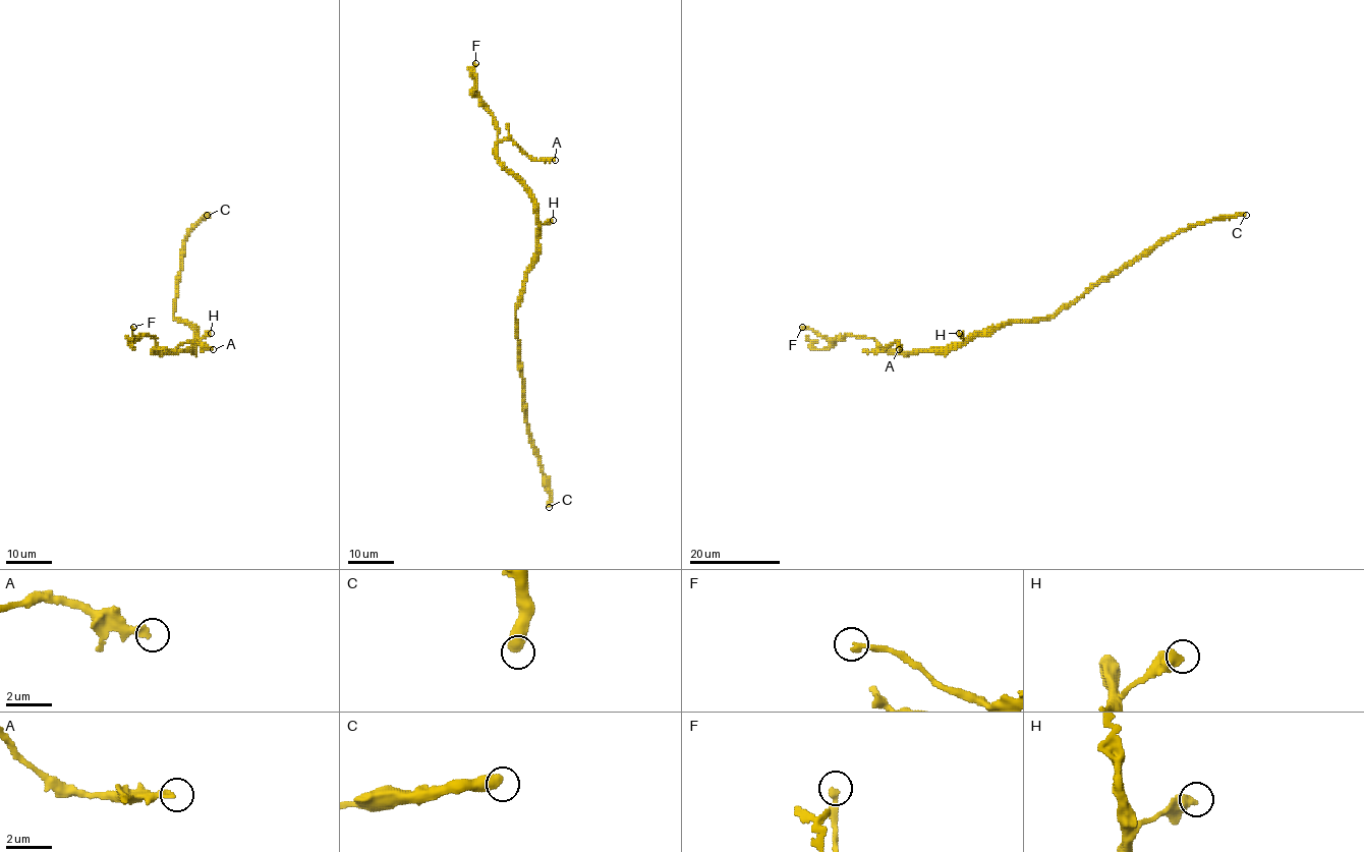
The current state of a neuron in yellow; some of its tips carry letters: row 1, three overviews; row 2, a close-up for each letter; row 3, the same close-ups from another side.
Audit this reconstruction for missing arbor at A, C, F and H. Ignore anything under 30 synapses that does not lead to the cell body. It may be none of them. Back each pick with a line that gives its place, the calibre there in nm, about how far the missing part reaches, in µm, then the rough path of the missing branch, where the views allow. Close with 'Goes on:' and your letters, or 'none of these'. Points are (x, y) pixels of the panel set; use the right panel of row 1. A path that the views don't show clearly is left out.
F: Place: (802, 327). Thickness 260 nm. Missing length about 15 µm. Course of what is missing: (802, 327), (783, 313), (762, 306), (755, 309)
Goes on: F

